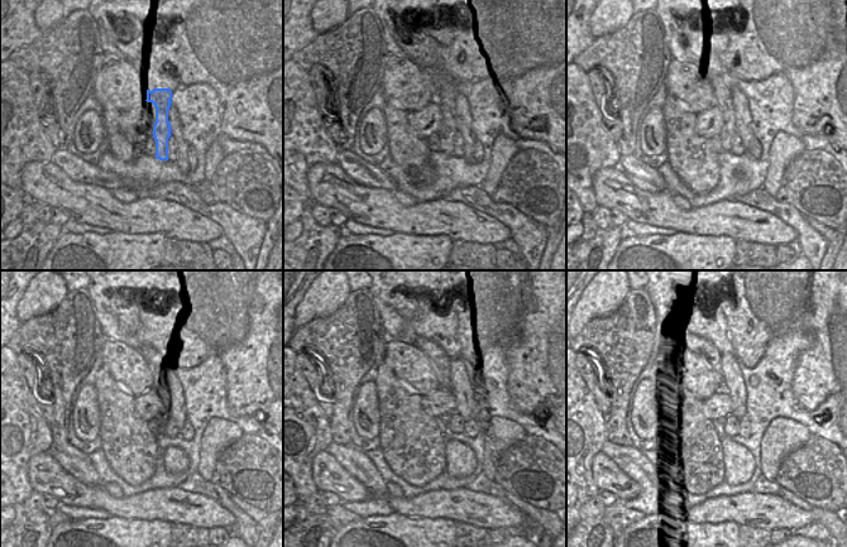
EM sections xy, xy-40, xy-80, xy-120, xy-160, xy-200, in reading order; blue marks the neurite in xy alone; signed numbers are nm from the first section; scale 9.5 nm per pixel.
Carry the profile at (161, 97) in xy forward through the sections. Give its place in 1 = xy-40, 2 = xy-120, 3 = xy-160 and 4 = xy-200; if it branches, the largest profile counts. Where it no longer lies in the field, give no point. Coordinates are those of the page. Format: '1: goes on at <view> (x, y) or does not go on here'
1: goes on at xy-40 (445, 94)
2: goes on at xy-120 (157, 365)
3: goes on at xy-160 (439, 361)
4: goes on at xy-200 (684, 331)

